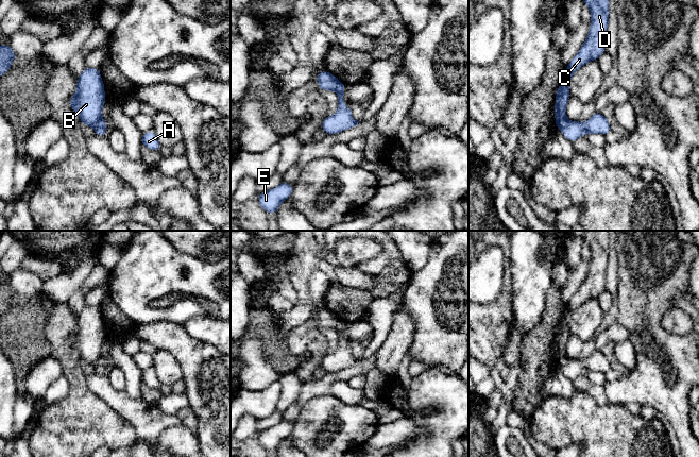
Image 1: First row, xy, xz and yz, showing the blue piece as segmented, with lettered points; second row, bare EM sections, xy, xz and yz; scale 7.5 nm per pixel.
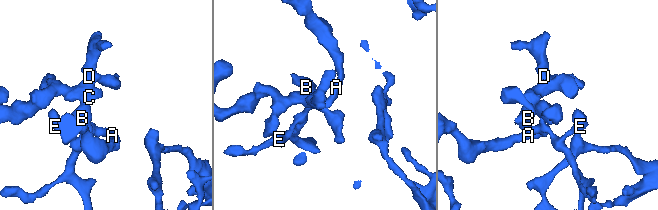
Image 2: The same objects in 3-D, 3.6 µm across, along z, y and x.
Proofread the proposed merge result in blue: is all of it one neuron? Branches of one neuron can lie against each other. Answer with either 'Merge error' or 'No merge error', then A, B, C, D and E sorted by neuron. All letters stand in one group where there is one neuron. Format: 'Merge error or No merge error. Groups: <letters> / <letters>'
Merge error. Groups: A E / B C D

